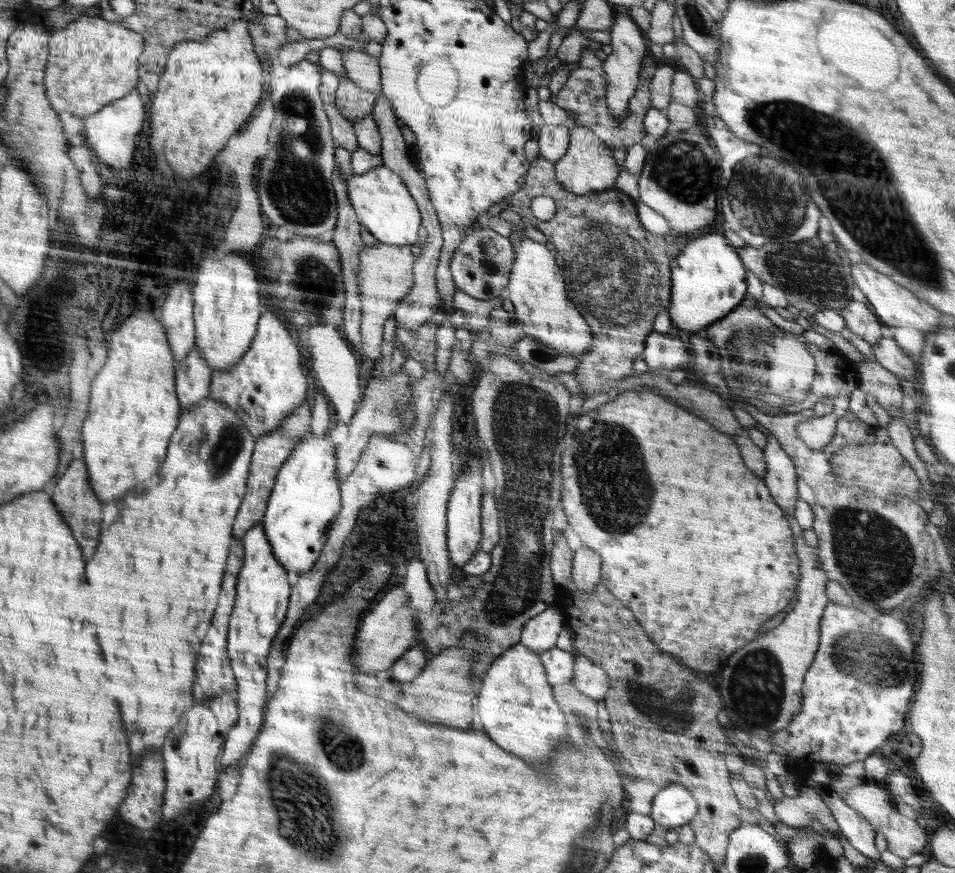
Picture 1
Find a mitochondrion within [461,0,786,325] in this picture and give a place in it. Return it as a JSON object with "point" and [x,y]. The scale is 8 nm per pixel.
{"point":[679,168]}

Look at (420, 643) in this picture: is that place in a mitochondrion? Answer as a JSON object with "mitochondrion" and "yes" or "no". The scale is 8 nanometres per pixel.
{"mitochondrion":"no"}

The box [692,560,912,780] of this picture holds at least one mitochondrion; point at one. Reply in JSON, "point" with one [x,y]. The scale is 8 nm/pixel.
{"point":[756,687]}

